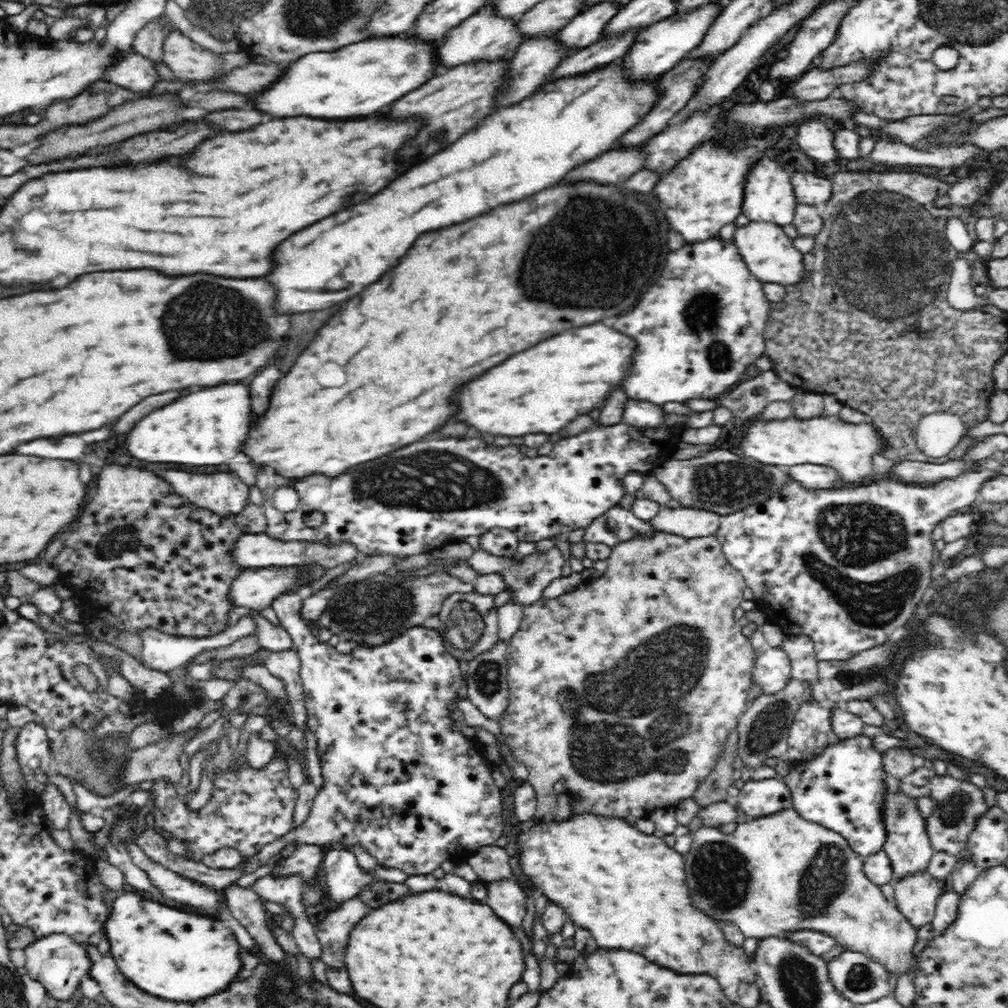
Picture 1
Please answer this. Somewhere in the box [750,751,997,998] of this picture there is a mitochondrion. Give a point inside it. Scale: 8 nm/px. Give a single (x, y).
(826, 873)

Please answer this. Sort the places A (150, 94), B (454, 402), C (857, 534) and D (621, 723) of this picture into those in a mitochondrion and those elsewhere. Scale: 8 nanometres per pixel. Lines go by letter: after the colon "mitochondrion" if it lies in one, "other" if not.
A: other
B: other
C: mitochondrion
D: mitochondrion

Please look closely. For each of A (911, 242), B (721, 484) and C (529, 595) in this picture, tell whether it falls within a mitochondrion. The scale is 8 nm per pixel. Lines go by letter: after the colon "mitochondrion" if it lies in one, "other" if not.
A: mitochondrion
B: mitochondrion
C: other

